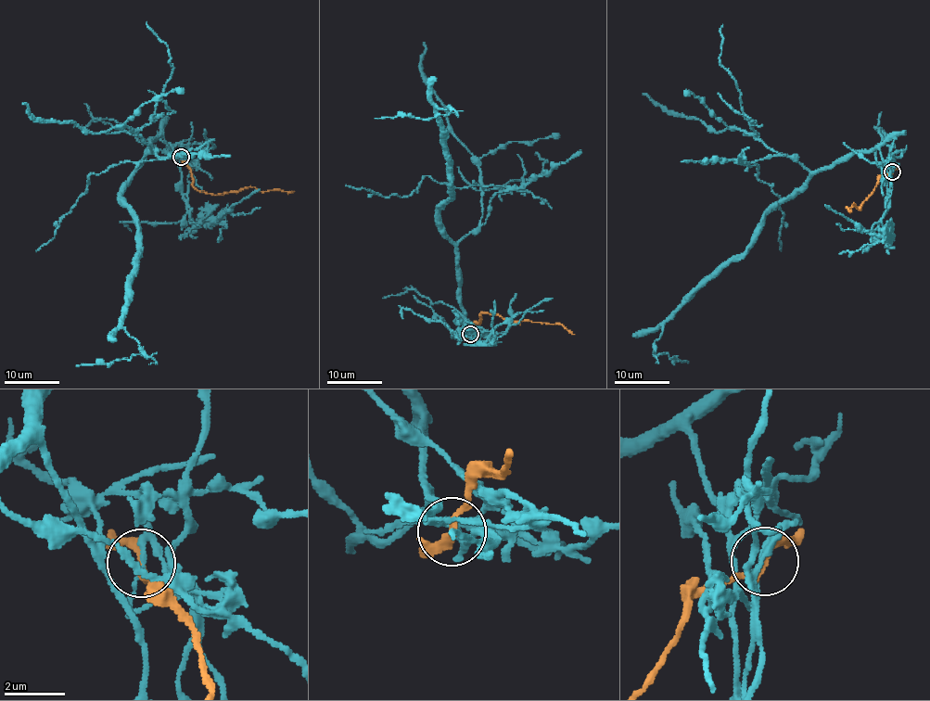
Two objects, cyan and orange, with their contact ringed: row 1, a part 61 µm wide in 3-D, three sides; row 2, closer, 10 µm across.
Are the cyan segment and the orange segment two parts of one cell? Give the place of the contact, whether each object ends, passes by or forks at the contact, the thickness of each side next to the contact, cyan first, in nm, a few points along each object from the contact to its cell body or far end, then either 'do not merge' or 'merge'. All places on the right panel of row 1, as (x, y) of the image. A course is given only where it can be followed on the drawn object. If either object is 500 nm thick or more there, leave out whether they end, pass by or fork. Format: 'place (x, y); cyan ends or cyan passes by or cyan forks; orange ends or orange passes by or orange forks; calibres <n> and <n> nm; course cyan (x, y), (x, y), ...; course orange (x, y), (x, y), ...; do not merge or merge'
place (892, 172); cyan forks; orange passes by; calibres 120 and 240 nm; course cyan (893, 172), (878, 147), (852, 151), (785, 197), (663, 325), (656, 354), (688, 363); course orange (893, 172), (878, 179), (876, 186), (859, 210), (855, 203), (846, 208), (850, 210); do not merge

